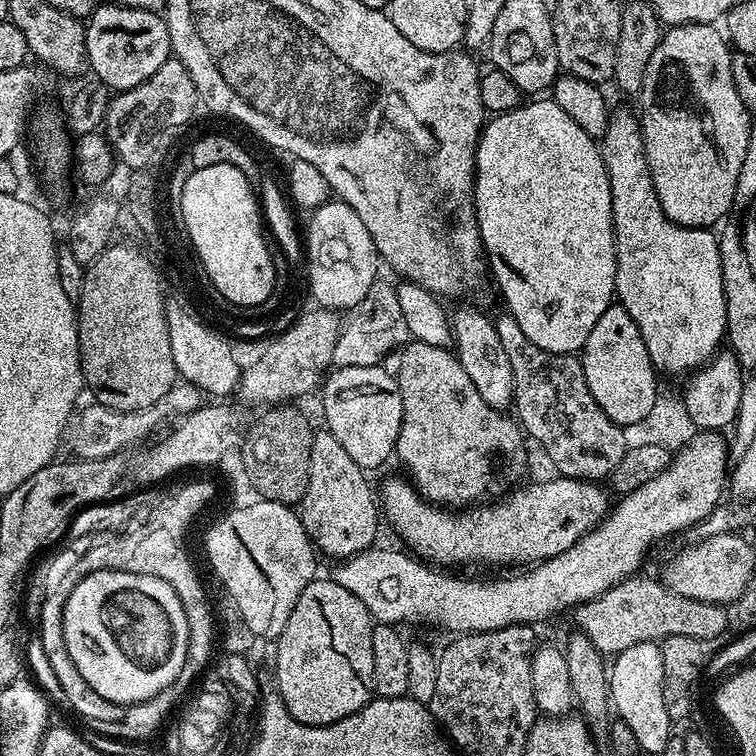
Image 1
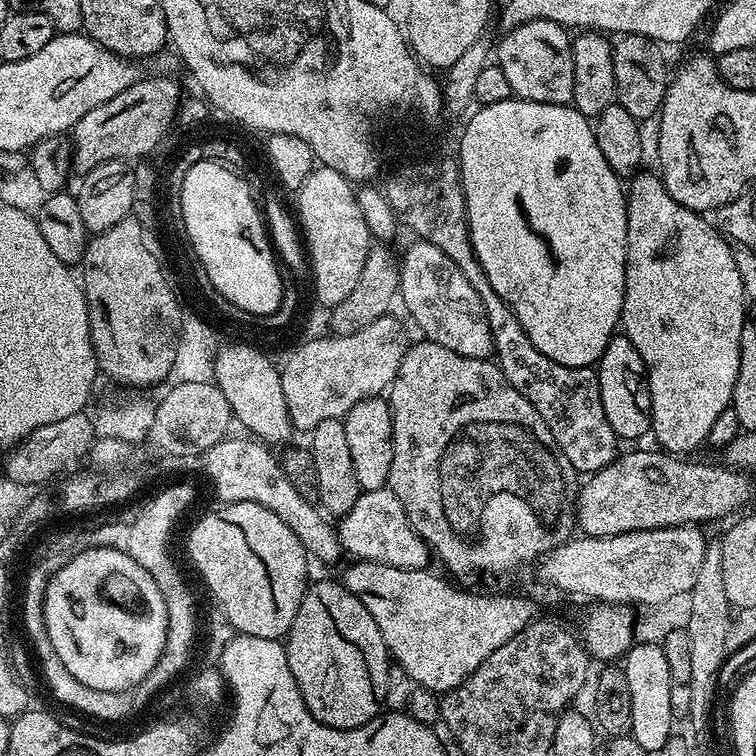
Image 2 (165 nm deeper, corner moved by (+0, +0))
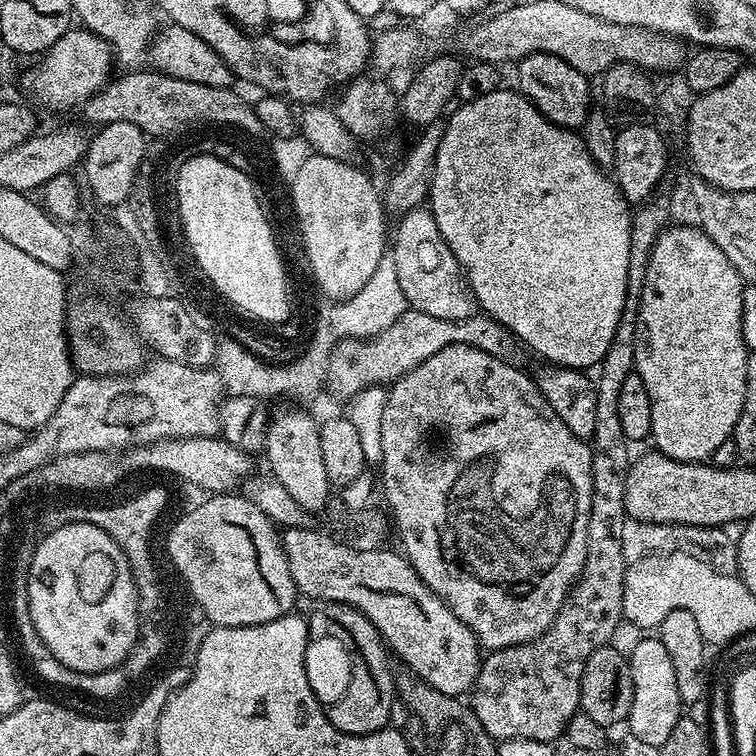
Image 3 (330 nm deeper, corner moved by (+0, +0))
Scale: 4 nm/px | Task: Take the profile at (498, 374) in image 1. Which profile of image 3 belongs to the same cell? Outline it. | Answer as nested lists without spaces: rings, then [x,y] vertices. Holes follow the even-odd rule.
[[[424,206],[415,208],[413,212],[408,212],[405,216],[399,217],[397,224],[400,225],[397,228],[395,225],[394,235],[390,240],[390,255],[397,263],[398,279],[409,305],[413,309],[440,319],[460,320],[477,315],[478,305],[474,290],[470,286],[458,258],[454,258],[450,246],[446,246],[446,242],[442,238],[442,230],[438,230],[438,222],[434,222],[431,211]]]

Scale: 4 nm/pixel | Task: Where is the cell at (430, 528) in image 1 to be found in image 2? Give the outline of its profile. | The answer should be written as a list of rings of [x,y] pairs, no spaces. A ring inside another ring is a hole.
[[[655,450],[656,452],[628,452],[617,455],[615,460],[610,462],[610,466],[606,466],[602,470],[591,473],[580,485],[580,495],[576,498],[576,522],[579,531],[585,536],[617,536],[618,534],[626,534],[627,532],[641,532],[642,530],[658,530],[659,528],[673,528],[674,526],[682,526],[683,524],[691,524],[693,526],[705,526],[711,520],[720,520],[723,516],[728,516],[731,512],[739,513],[744,503],[752,496],[752,480],[753,477],[749,473],[729,468],[723,463],[717,464],[699,464],[698,461],[692,460],[696,458],[681,458],[676,454],[669,454],[663,450]]]

